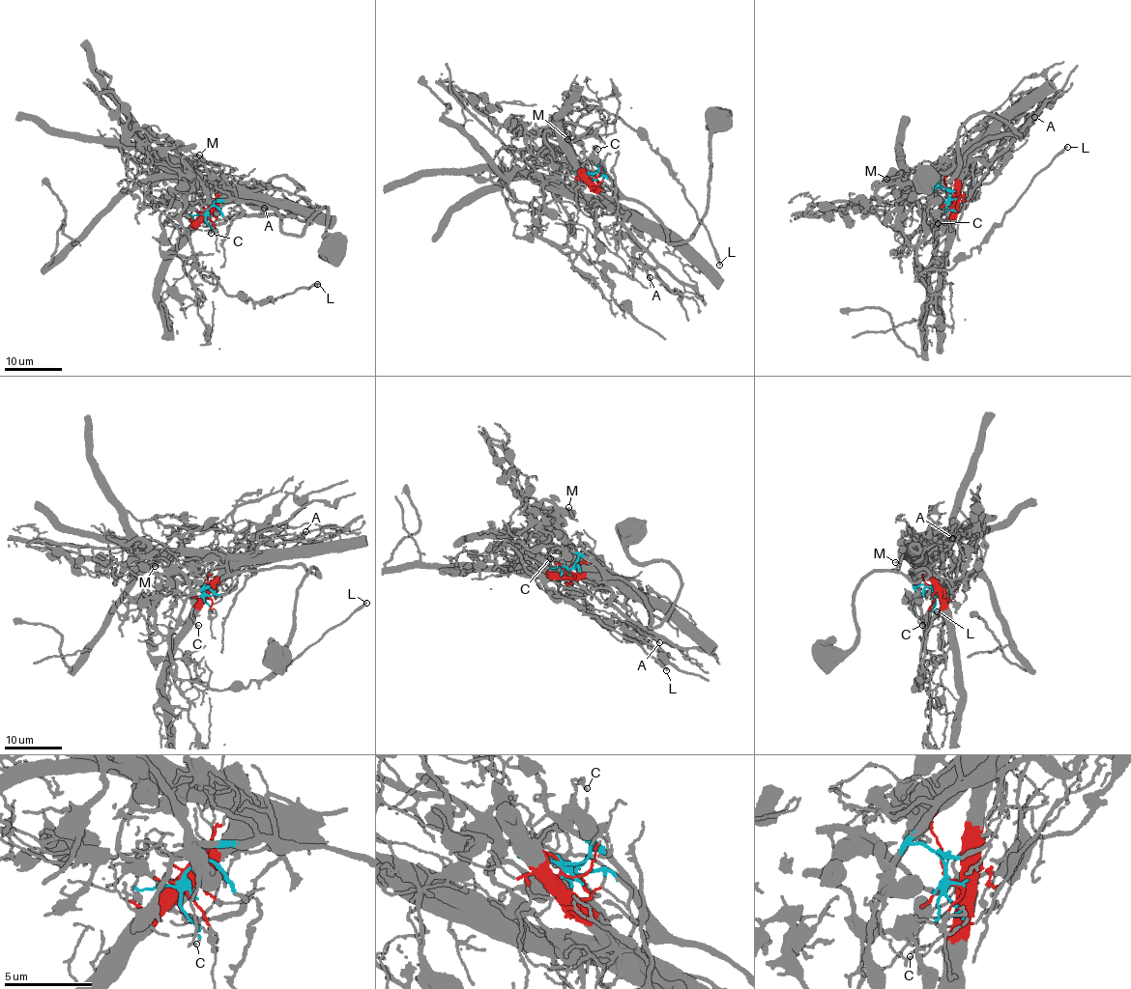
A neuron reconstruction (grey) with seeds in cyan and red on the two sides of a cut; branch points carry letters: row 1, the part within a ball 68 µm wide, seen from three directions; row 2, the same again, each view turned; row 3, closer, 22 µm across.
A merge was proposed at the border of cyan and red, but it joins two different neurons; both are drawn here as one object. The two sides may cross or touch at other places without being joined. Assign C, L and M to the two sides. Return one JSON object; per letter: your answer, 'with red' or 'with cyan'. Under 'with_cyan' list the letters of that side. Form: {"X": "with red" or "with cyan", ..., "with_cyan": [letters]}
{"C": "with cyan", "L": "with cyan", "M": "with cyan", "with_cyan": ["C", "L", "M"]}

